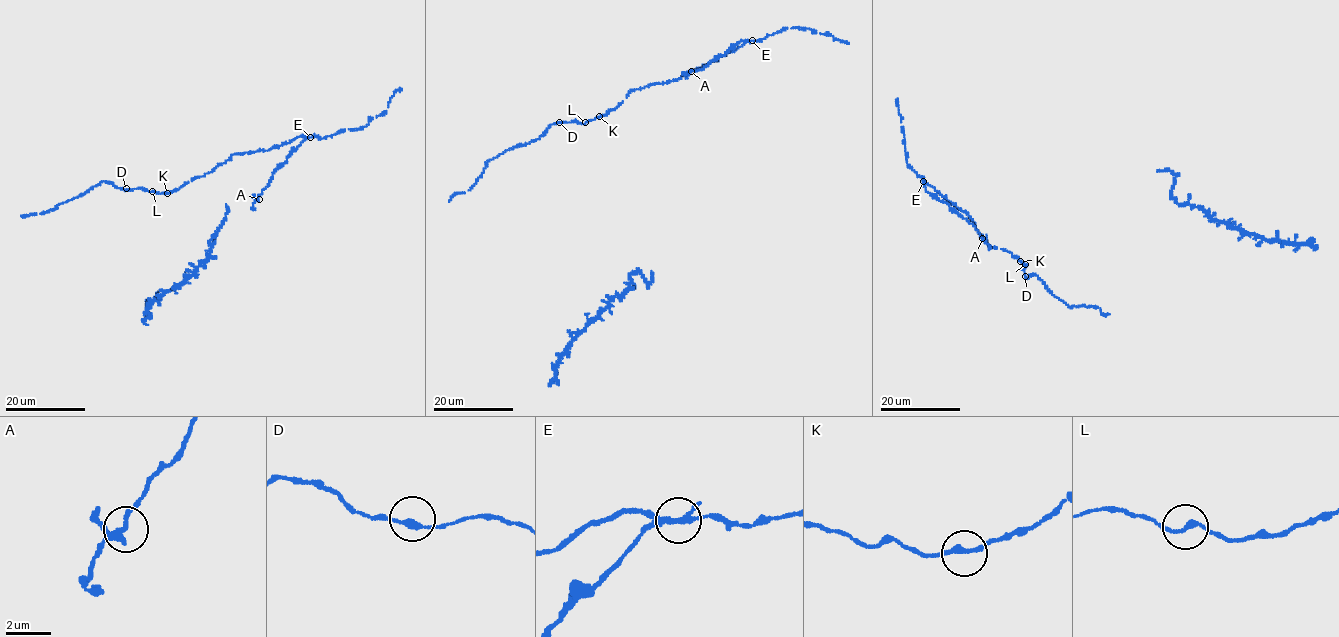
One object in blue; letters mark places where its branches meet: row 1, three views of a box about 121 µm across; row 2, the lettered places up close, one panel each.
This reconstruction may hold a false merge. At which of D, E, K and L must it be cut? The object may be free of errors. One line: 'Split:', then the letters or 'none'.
Split: E

